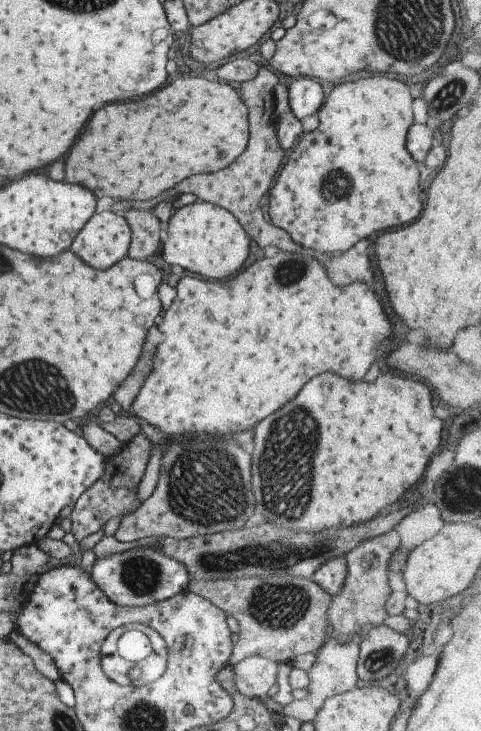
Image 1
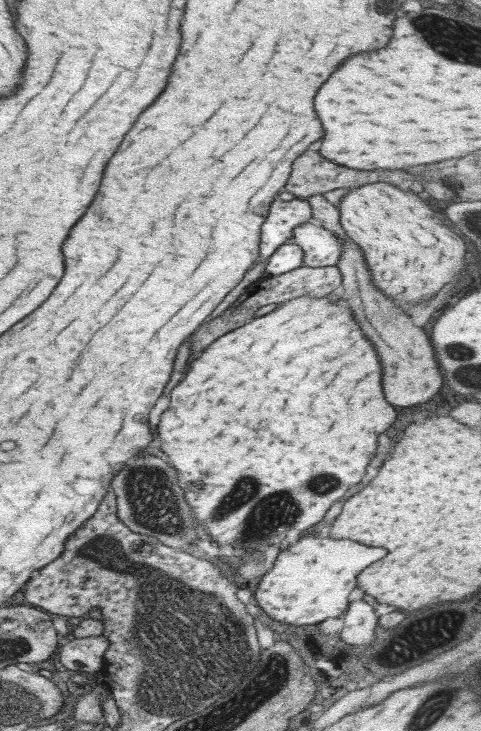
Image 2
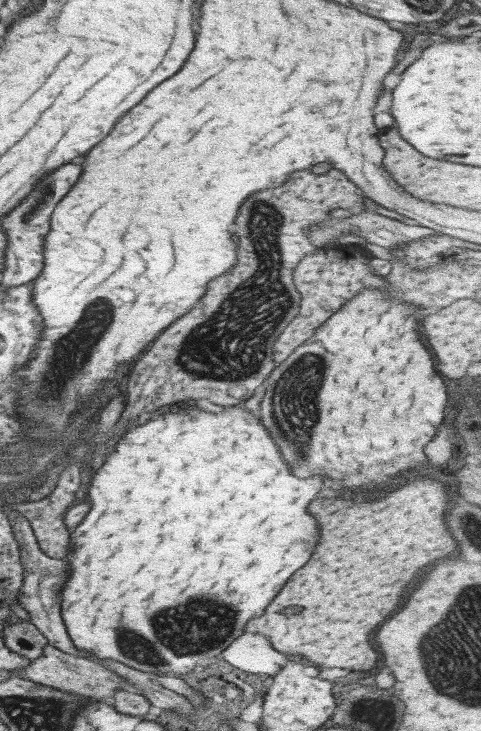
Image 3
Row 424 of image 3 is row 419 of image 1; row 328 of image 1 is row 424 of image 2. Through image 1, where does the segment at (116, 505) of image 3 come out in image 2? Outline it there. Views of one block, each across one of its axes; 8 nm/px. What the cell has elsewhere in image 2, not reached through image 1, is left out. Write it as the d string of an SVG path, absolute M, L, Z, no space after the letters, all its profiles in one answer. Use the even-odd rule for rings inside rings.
M328 295L321 298L298 296L287 302L281 302L279 307L270 313L254 317L247 324L222 334L196 355L199 358L189 364L187 376L171 390L169 406L165 414L161 416L161 422L157 428L159 451L169 458L171 466L177 472L177 484L183 491L183 499L187 507L191 509L193 520L196 524L203 526L201 538L210 538L219 546L231 544L231 546L247 548L245 552L258 552L259 556L275 556L279 548L287 548L287 544L295 544L295 540L299 540L299 536L303 536L303 532L307 532L309 526L317 527L313 524L317 524L323 518L325 510L329 510L329 506L335 500L339 500L337 494L343 494L349 486L357 484L363 478L365 466L375 454L377 437L382 435L395 420L395 410L391 408L391 404L385 402L381 394L381 378L379 378L381 368L379 368L375 350L361 336L361 330L353 322L349 310L345 310L348 308L347 304L342 299L329 303L327 297ZM215 438L217 440L235 438L237 446L233 448L223 446L223 450L215 450Z

